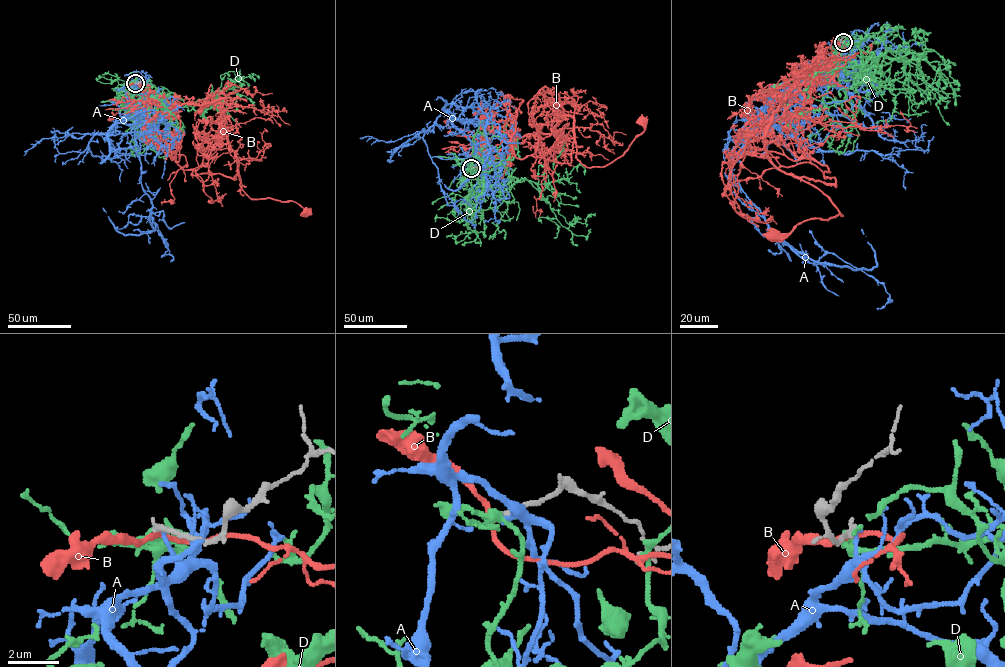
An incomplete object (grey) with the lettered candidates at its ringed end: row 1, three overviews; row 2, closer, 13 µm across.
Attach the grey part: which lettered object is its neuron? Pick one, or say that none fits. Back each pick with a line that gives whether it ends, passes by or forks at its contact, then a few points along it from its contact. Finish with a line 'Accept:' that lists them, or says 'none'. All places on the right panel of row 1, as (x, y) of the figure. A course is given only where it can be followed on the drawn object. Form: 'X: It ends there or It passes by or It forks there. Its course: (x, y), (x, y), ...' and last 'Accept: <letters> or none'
Accept: none

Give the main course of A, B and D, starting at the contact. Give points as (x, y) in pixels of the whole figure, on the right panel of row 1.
A: (843, 41), (826, 78), (746, 119), (729, 163), (768, 227), (814, 260), (871, 269), (861, 228)
B: (842, 42), (844, 53), (782, 123), (782, 137), (828, 169), (836, 185), (800, 178), (842, 215), (773, 236)
D: (843, 41), (855, 43), (855, 64), (871, 82), (861, 72), (933, 50), (926, 32), (911, 35)

